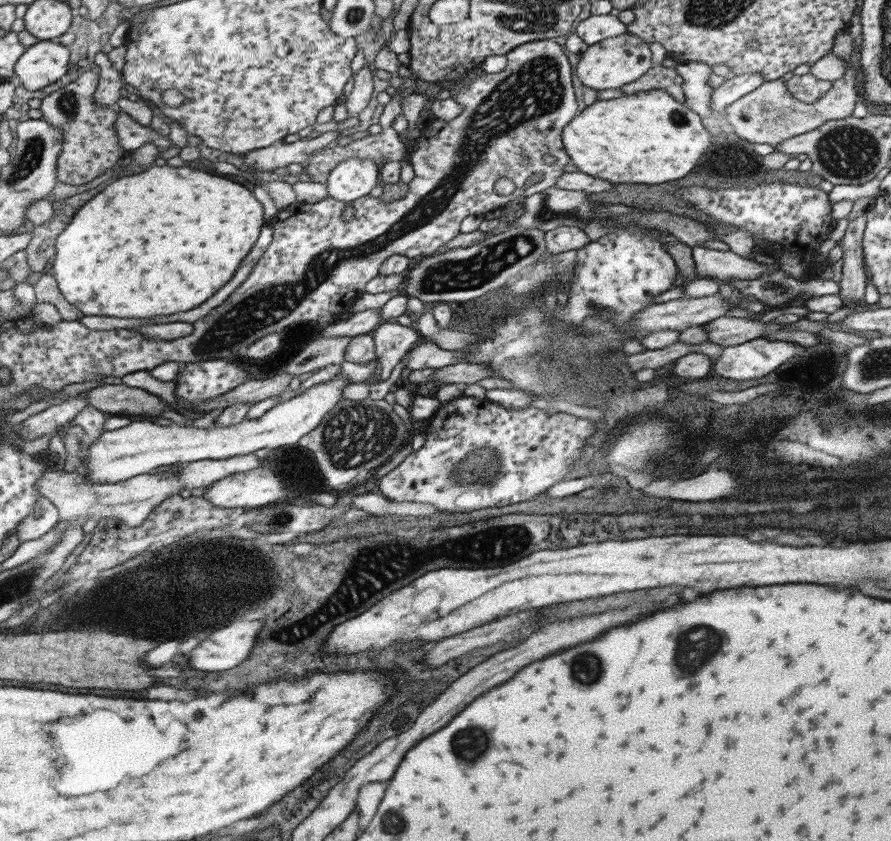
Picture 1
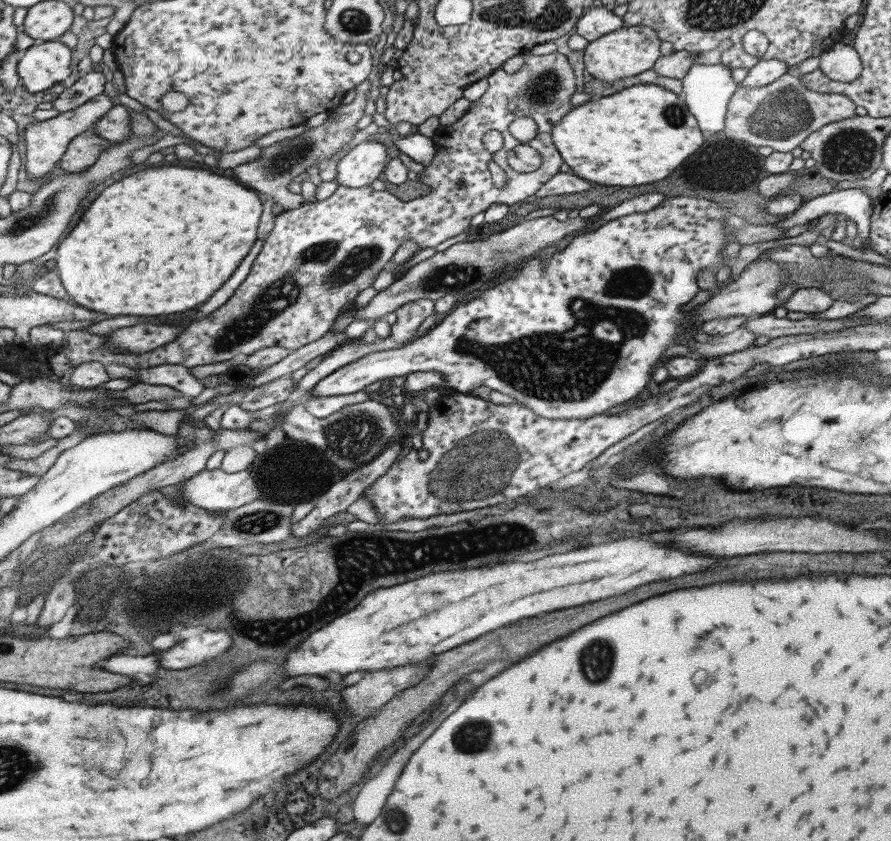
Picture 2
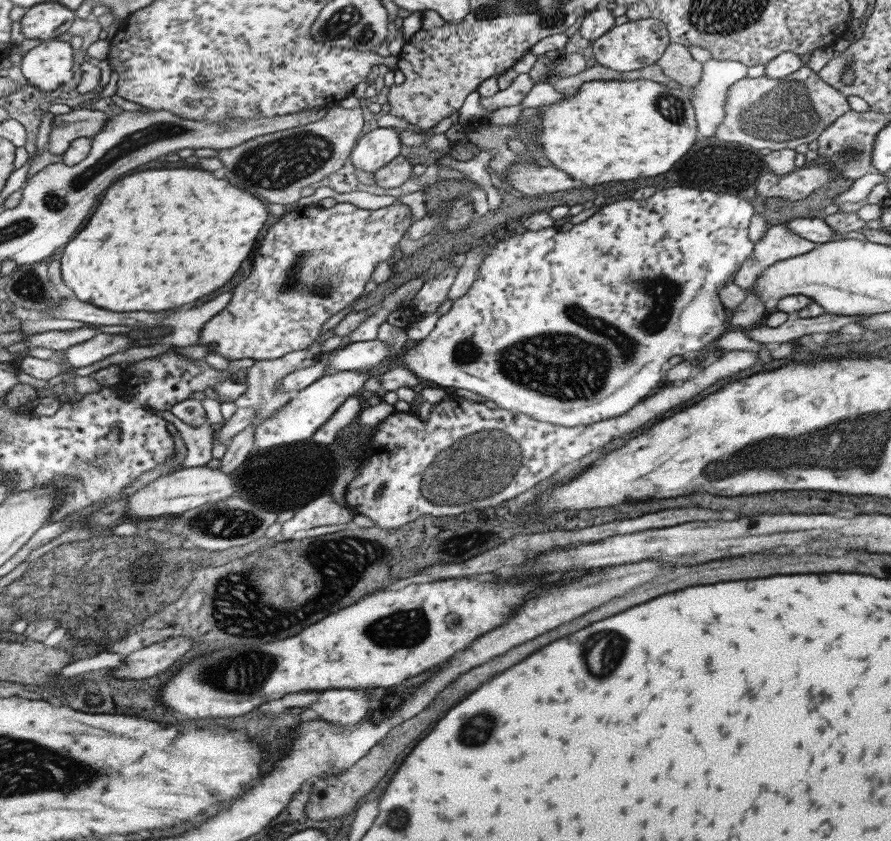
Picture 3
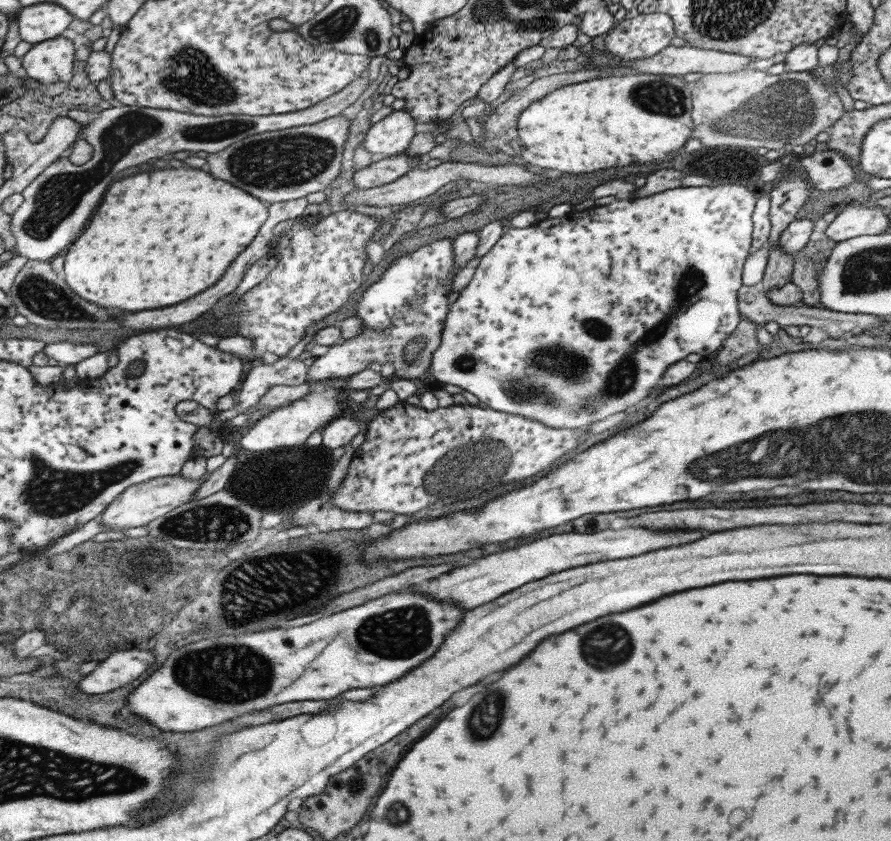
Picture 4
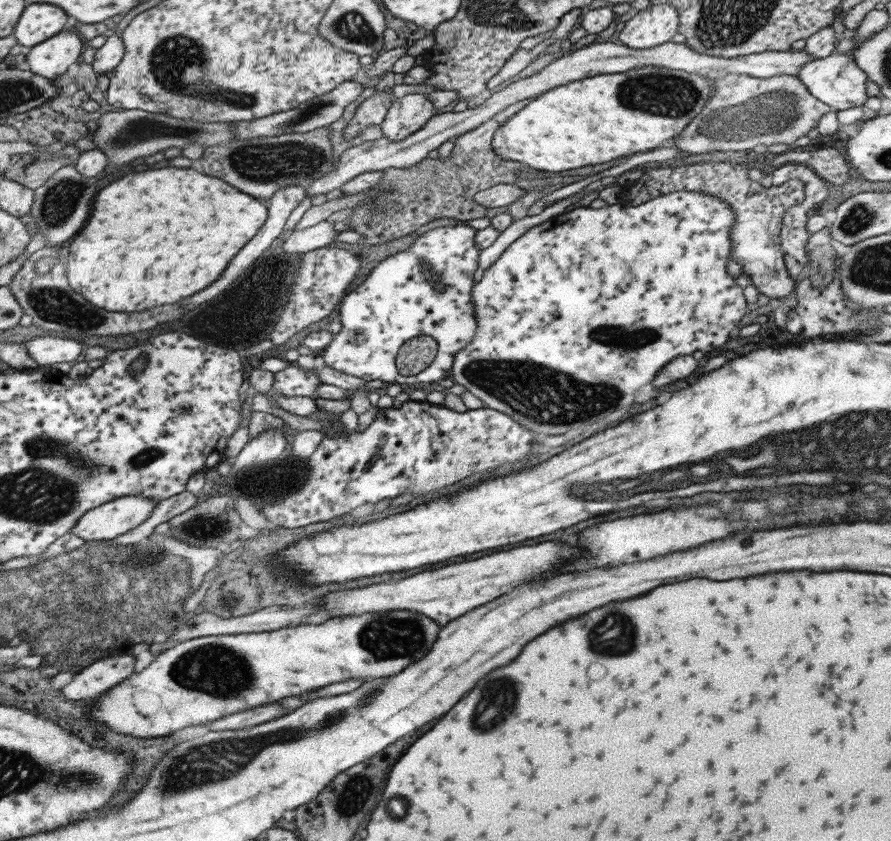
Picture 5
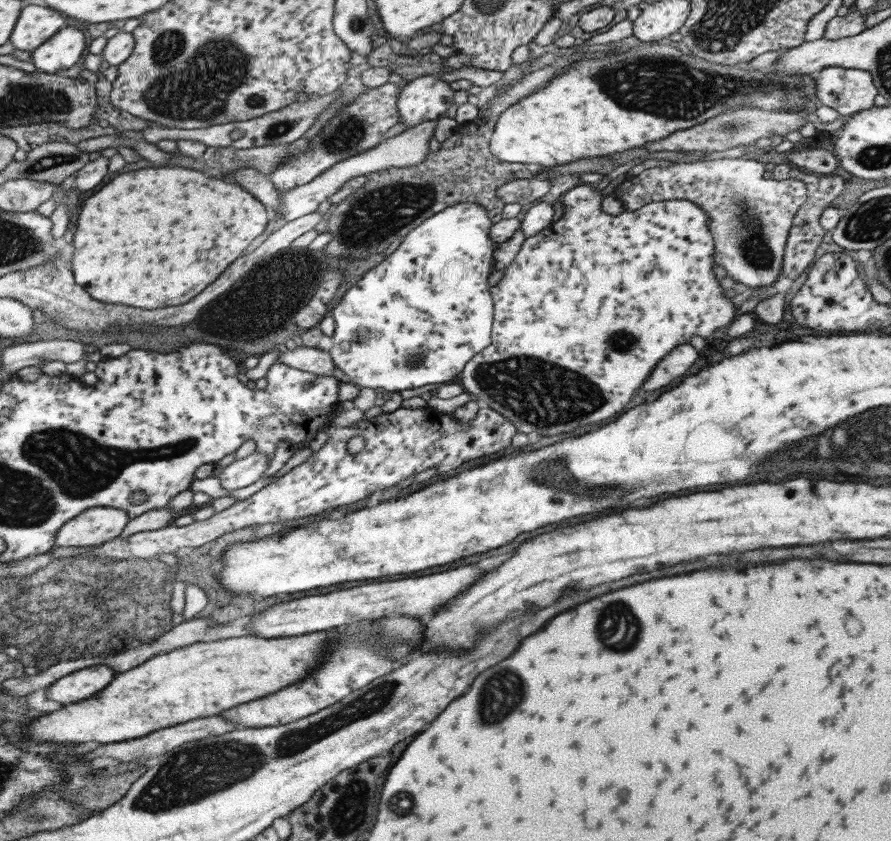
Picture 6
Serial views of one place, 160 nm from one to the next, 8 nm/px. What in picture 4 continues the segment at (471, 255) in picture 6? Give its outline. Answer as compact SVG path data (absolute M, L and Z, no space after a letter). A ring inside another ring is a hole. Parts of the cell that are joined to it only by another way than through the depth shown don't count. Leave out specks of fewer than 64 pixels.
M450 238L437 239L427 242L425 245L394 258L387 263L381 278L370 284L361 292L361 299L356 302L355 317L360 318L363 333L357 337L345 339L341 345L331 345L323 356L315 357L314 362L307 367L306 378L308 382L331 382L335 378L349 377L368 366L377 362L391 363L394 368L395 378L414 379L421 376L428 369L431 363L432 352L436 350L440 341L440 332L443 328L445 315L450 311L447 302L451 291L451 278L455 275L452 270L452 240ZM413 338L435 338L437 344L425 344L425 348L419 352L417 360L413 364L403 362L403 348L413 340Z

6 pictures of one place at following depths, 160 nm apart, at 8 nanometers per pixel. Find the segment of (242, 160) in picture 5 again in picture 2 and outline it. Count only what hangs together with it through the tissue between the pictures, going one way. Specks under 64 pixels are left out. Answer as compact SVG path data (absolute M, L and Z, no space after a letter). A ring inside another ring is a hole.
M367 79L354 86L355 98L349 104L339 104L339 107L334 110L337 113L335 120L329 119L327 112L327 119L321 125L316 128L307 128L297 137L283 139L278 143L261 147L260 159L234 166L230 172L244 186L255 189L255 192L262 198L271 198L274 203L281 205L283 209L297 208L303 200L300 195L291 194L287 190L287 184L306 176L305 170L308 166L311 166L311 164L317 165L321 160L327 161L341 146L345 146L351 140L351 135L357 130L355 123L364 115L365 97L369 92L369 86L371 86L371 83Z

